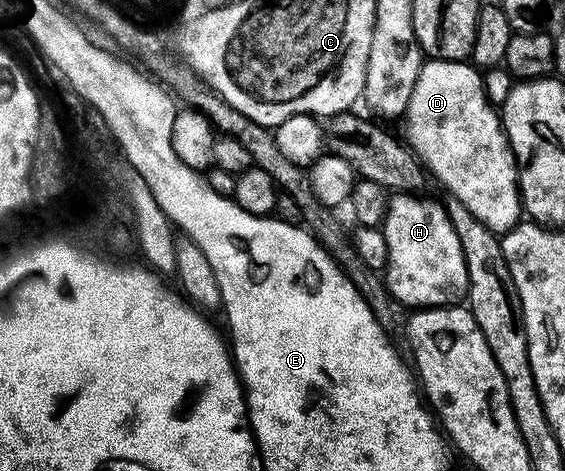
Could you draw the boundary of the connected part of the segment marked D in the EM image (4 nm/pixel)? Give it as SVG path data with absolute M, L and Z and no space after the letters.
M425 61L410 96L407 118L407 141L416 157L426 167L427 173L432 178L436 177L449 190L448 194L461 201L486 229L503 232L521 221L516 155L512 153L512 145L508 142L501 115L484 90L484 79L477 67L467 61Z

